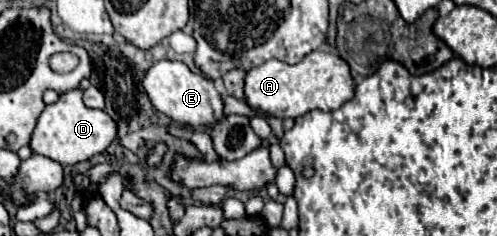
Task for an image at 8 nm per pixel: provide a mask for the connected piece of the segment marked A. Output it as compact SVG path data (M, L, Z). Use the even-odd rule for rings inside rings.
M316 49L294 65L270 59L250 69L244 77L244 97L252 109L258 109L266 115L274 115L278 119L296 119L312 109L338 109L342 103L354 97L354 81L346 61L342 61L338 55Z

